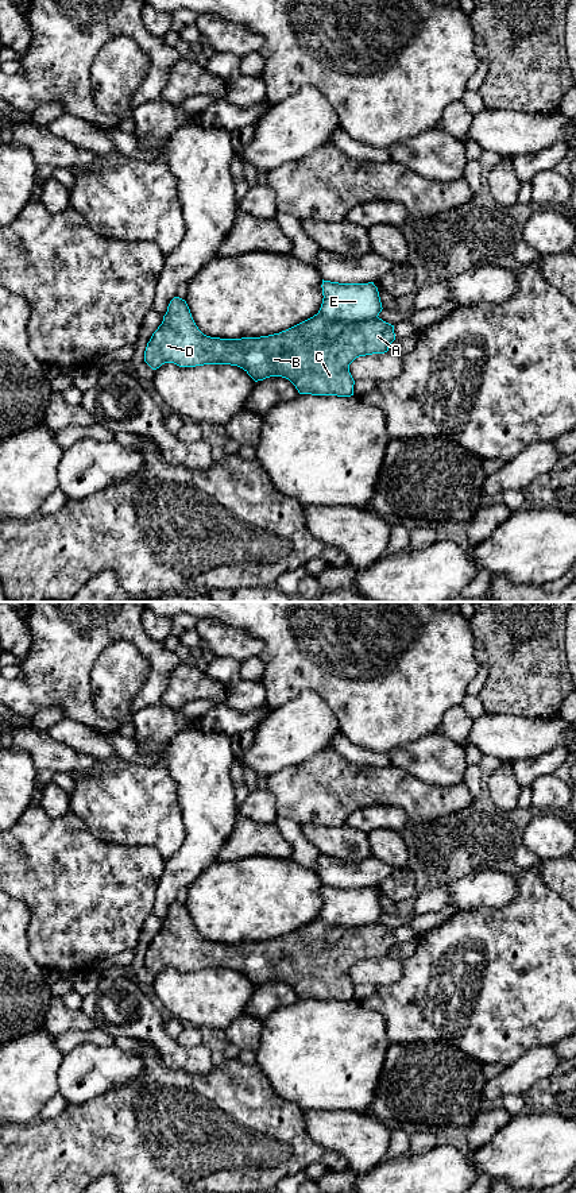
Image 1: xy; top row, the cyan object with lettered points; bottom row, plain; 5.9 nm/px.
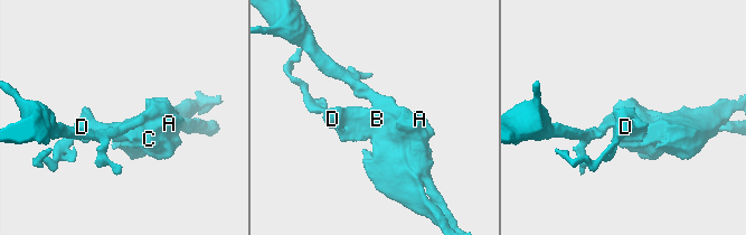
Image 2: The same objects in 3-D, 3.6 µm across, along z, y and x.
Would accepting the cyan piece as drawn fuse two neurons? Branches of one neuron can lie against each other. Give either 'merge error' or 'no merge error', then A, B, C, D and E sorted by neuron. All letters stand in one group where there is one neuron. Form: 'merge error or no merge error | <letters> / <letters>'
merge error | A B C D / E

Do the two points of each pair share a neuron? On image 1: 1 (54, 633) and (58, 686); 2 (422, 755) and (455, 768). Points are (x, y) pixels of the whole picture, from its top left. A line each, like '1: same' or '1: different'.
1: same
2: same

